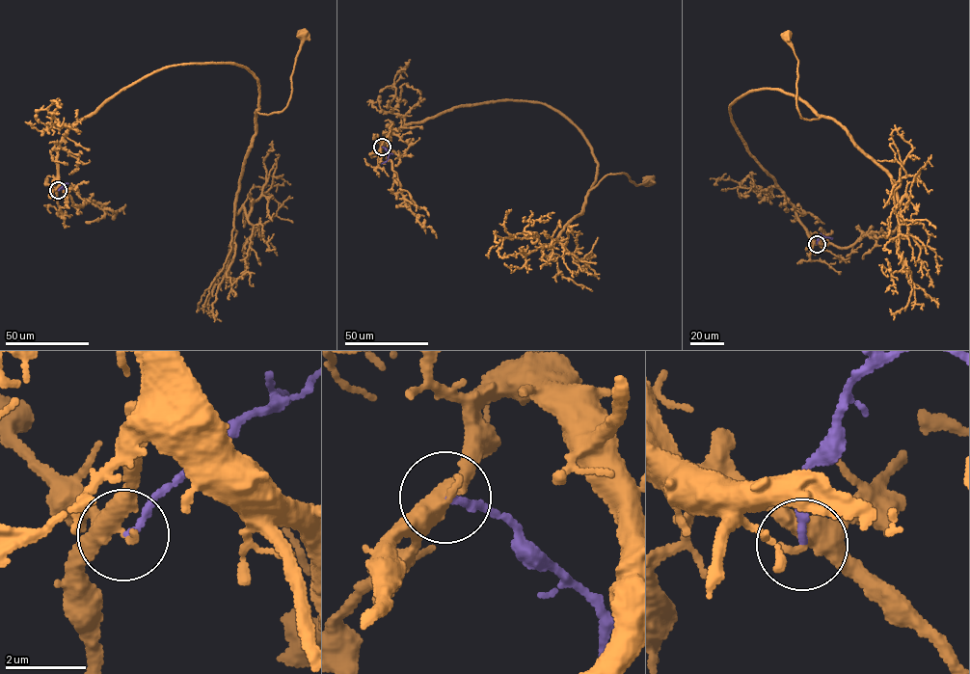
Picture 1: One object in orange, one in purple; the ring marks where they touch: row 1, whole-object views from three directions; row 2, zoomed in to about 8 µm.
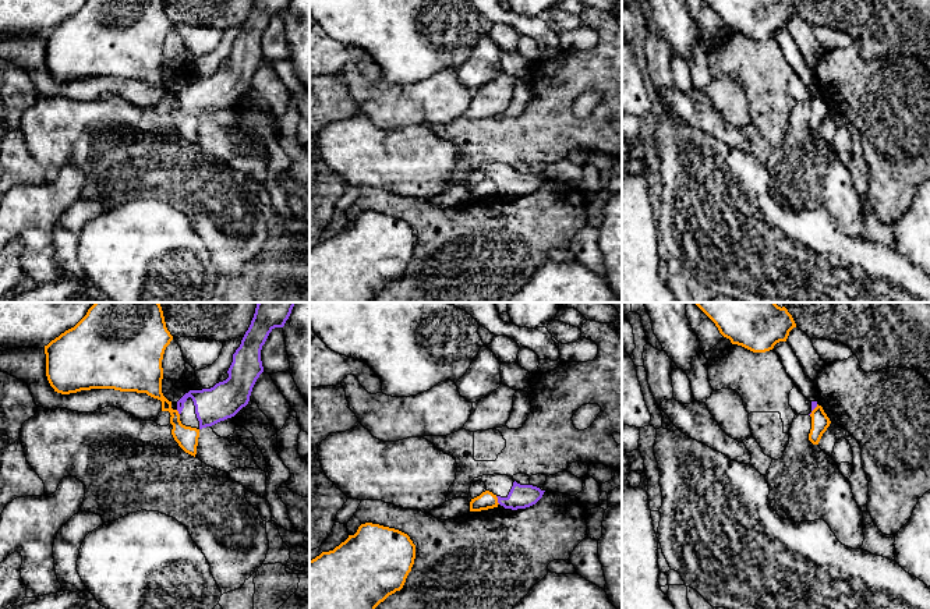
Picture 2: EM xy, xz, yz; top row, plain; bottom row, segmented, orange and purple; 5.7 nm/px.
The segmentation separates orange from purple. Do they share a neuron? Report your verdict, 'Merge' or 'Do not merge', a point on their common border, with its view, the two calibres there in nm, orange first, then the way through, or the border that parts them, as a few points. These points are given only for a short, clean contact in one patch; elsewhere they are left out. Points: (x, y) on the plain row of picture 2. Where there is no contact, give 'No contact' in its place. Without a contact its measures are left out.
Do not merge. Touches orange at xz (497, 188). Thickness 100 nm (orange) against 140 nm. Boundary: xz (495, 184), (499, 191)

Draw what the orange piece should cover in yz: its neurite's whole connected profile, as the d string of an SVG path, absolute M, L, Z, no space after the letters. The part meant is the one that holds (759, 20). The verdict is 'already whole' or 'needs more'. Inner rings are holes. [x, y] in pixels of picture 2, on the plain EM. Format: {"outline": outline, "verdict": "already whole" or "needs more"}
{"outline": "M704 0L732 32L765 40L786 29L796 11L789 0Z", "verdict": "already whole"}

